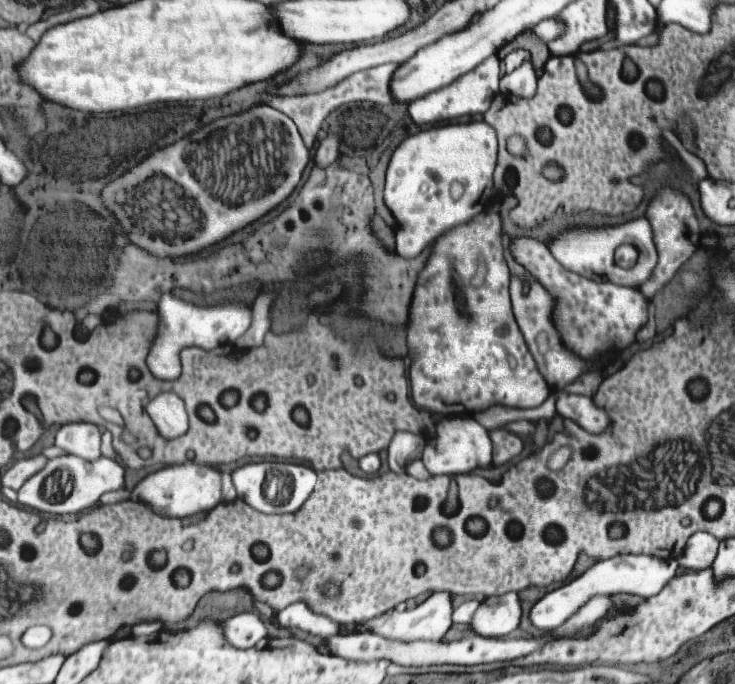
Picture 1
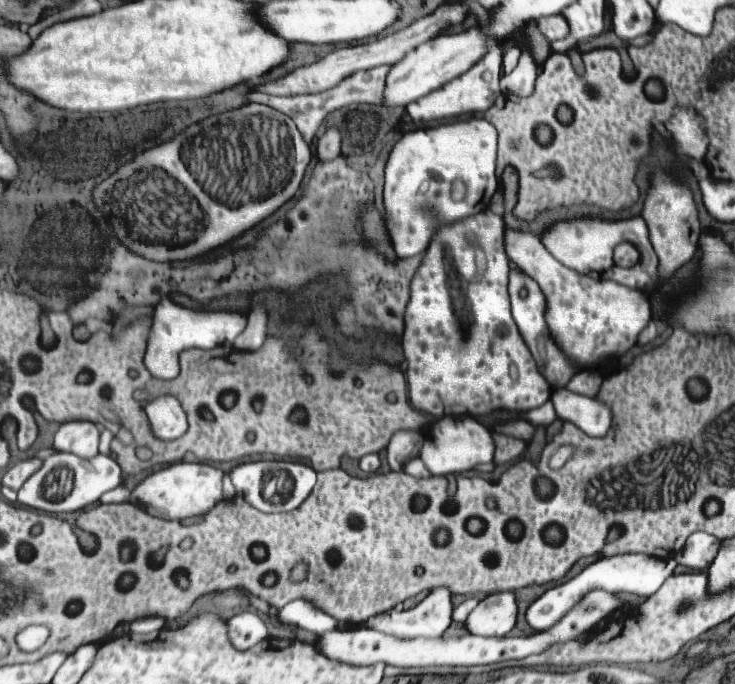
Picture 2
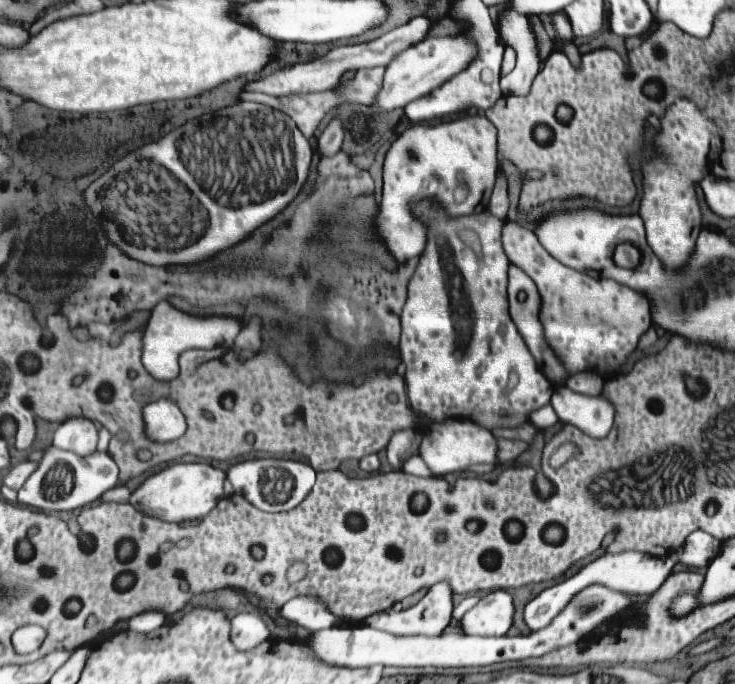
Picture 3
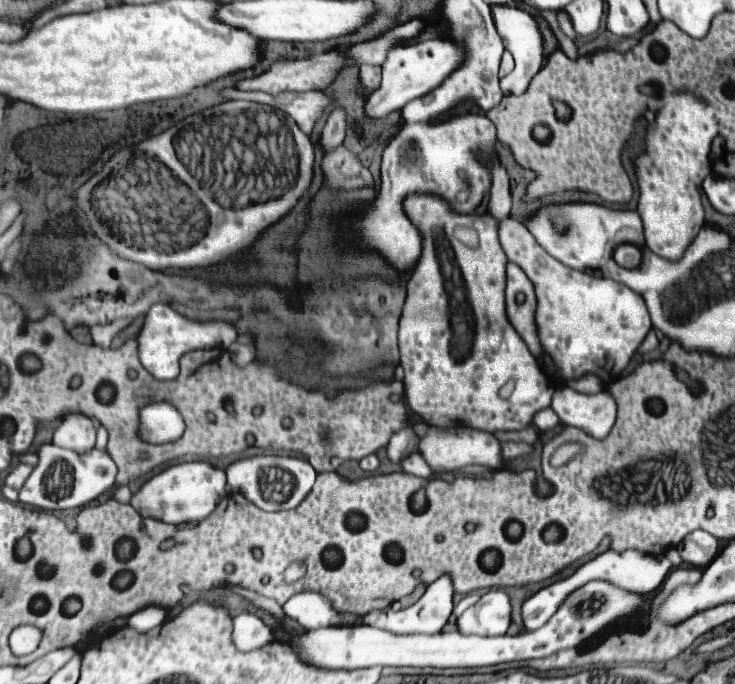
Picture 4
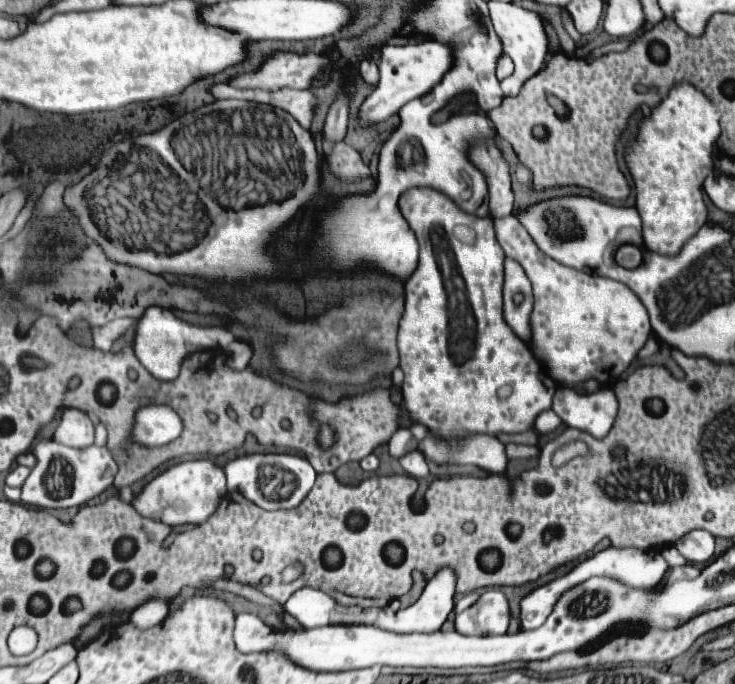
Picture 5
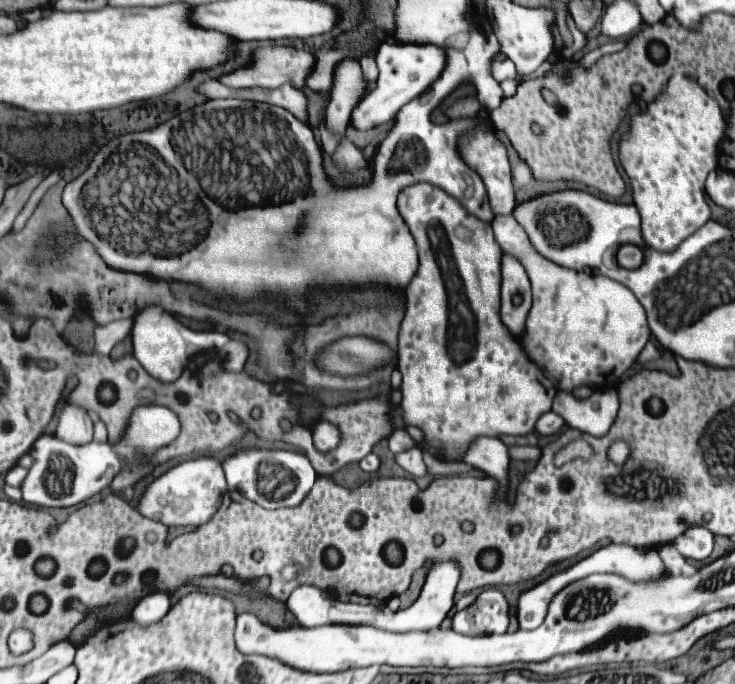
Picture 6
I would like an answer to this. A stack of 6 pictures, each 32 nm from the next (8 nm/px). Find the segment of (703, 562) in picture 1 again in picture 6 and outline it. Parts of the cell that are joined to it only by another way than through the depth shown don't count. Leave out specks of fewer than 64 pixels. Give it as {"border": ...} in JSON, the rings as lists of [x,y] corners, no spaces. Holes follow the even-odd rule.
{"border":[[[688,528],[674,540],[676,550],[690,560],[708,560],[714,550],[714,536],[706,528]]]}

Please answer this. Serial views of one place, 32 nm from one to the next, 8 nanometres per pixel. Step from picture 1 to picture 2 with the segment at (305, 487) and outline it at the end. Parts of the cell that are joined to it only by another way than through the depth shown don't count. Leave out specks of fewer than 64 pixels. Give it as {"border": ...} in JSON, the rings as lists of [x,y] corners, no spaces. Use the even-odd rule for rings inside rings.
{"border":[[[260,460],[246,462],[236,466],[230,472],[232,484],[238,496],[244,496],[248,504],[262,512],[292,512],[298,508],[312,492],[316,484],[316,472],[300,462],[278,462],[278,460]]]}

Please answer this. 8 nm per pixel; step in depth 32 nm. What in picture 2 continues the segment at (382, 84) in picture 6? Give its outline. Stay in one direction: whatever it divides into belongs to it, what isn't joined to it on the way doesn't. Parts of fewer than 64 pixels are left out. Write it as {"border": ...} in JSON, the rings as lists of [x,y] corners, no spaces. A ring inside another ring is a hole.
{"border":[[[474,24],[472,28],[468,28],[460,34],[438,36],[438,38],[418,46],[404,60],[400,60],[398,64],[392,66],[388,80],[386,80],[388,82],[386,92],[384,92],[386,104],[388,106],[406,106],[406,104],[414,102],[416,98],[422,98],[428,92],[452,82],[462,72],[468,72],[468,68],[472,68],[472,64],[478,64],[484,58],[484,52],[488,50],[488,48],[484,48],[484,36],[488,36],[488,32],[482,34],[480,26]]]}

